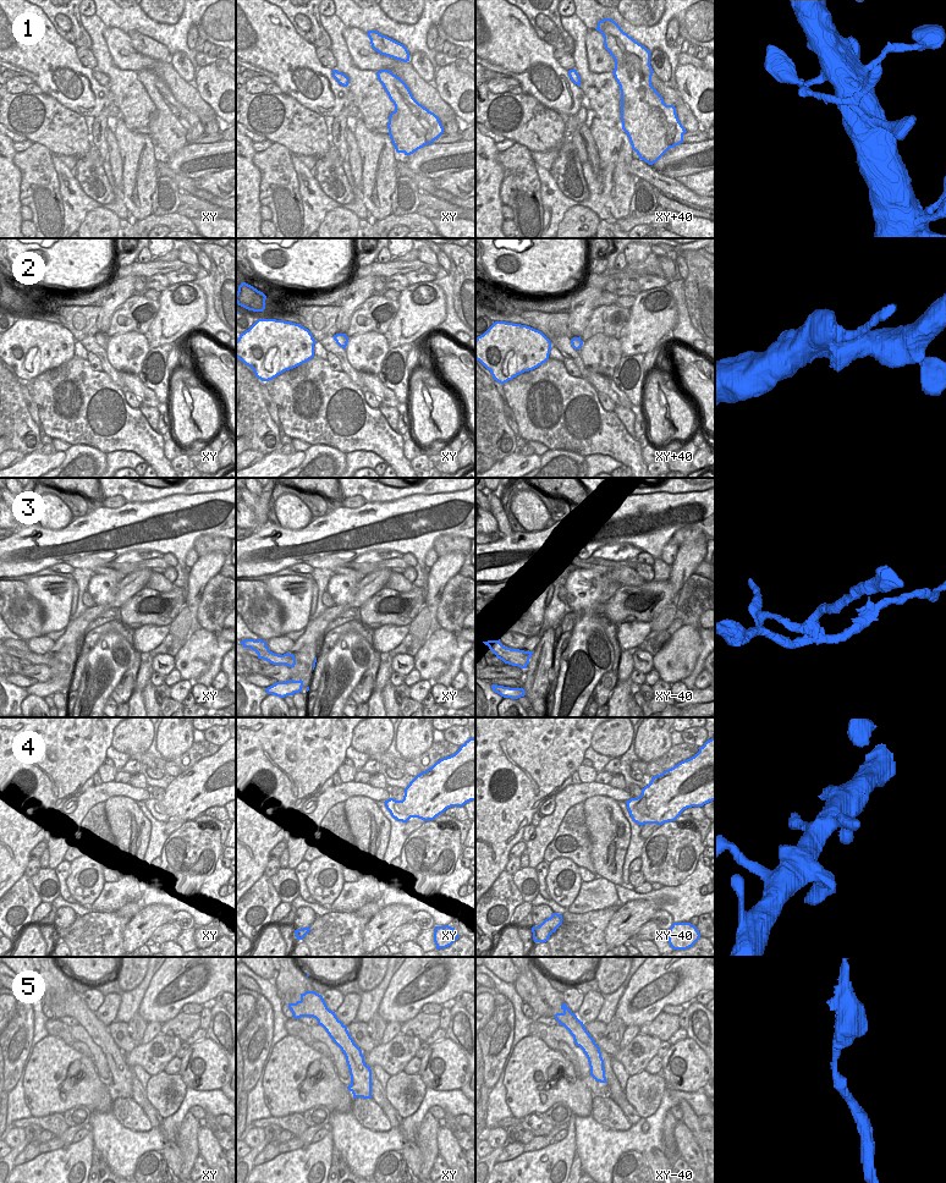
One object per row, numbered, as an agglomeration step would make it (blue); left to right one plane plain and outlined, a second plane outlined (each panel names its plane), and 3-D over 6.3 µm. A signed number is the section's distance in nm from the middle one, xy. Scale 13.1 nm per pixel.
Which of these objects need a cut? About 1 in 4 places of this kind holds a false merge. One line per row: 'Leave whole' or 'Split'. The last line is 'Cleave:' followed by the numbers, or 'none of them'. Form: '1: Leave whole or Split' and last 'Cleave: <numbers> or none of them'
1: Leave whole
2: Split
3: Split
4: Leave whole
5: Leave whole
Cleave: 2, 3.

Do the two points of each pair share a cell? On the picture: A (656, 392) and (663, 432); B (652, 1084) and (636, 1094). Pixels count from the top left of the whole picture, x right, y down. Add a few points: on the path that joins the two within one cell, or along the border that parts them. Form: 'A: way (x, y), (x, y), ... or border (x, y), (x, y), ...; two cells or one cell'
A: way (655, 402), (655, 422); one cell
B: way (648, 1088), (639, 1093); one cell

